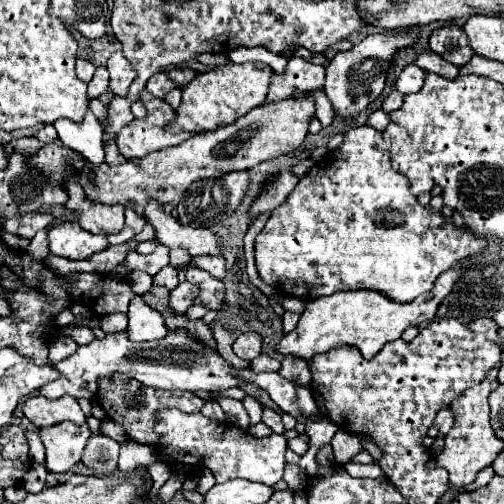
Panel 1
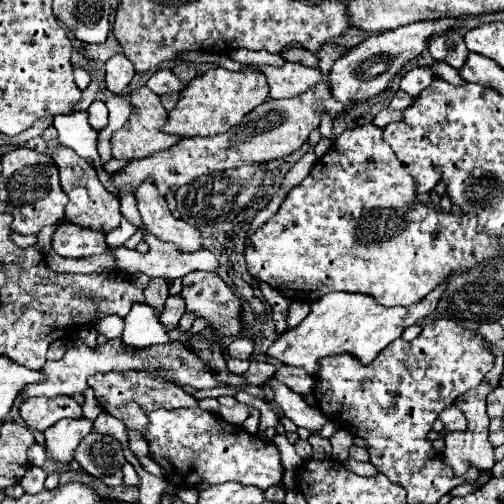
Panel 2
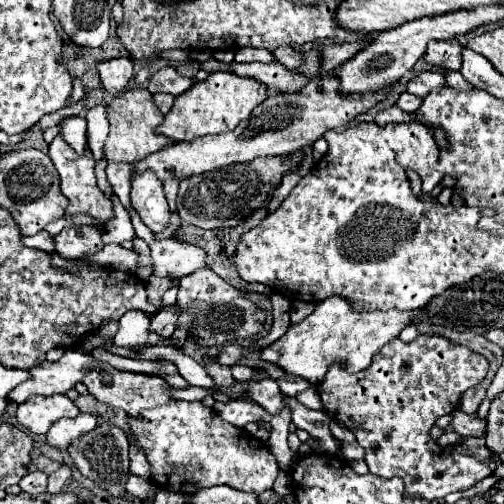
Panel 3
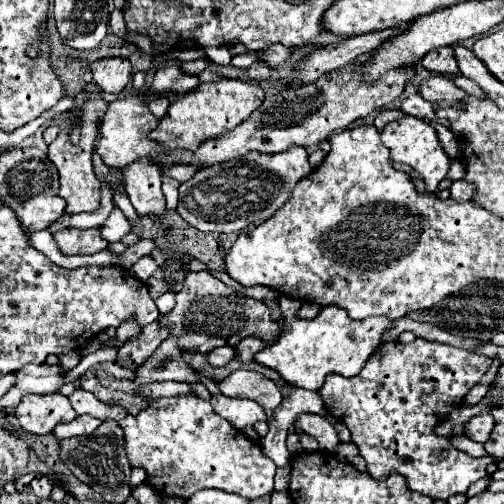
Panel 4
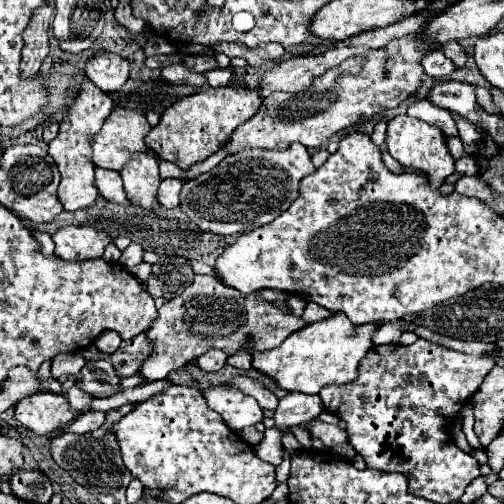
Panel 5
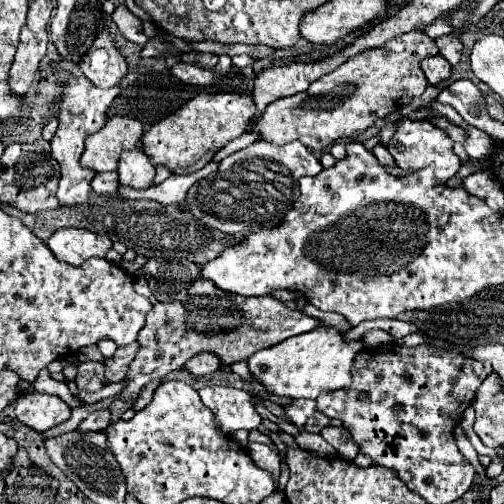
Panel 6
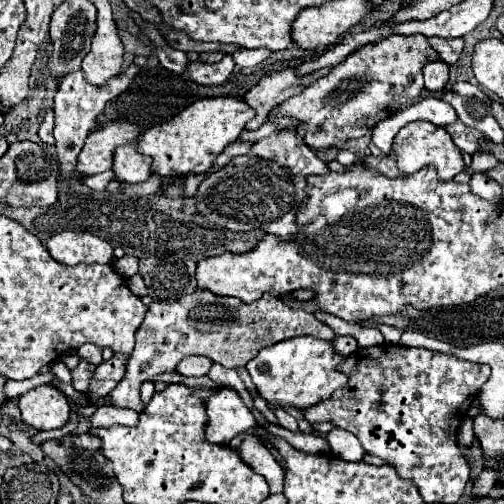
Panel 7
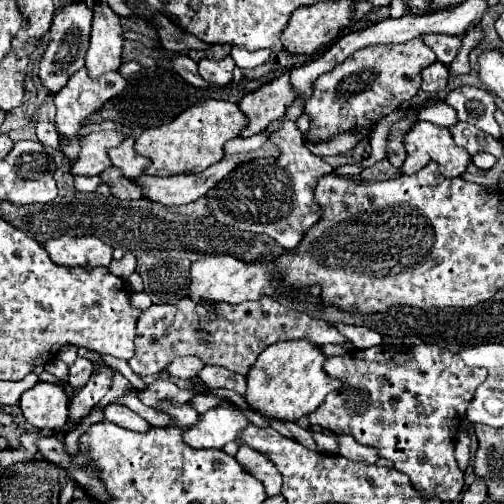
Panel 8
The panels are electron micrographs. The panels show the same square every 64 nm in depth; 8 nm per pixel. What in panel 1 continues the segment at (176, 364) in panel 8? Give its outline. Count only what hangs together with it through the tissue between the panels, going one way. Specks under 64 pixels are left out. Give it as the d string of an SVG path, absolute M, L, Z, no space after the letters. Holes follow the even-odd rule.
M256 332L240 334L240 336L234 340L232 350L234 350L236 356L240 356L240 358L244 358L244 360L250 362L250 360L254 360L254 358L260 354L260 350L262 350L262 338L260 338L260 334L256 334Z

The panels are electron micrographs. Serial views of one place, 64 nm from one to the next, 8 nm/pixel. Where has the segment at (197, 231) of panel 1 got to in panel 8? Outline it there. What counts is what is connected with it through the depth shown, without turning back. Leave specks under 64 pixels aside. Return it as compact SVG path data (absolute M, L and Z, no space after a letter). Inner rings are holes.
M128 136L120 142L120 146L110 148L108 150L110 162L112 166L116 166L118 170L122 170L122 174L126 178L136 178L144 172L144 168L148 166L148 158L140 156L138 152L134 152L134 138Z

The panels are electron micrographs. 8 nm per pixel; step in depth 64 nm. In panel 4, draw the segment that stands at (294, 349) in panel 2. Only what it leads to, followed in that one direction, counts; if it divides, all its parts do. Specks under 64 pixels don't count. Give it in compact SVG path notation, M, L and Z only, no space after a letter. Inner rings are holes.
M281 295L280 309L286 321L288 332L280 336L280 340L272 348L264 348L254 354L254 360L266 368L276 370L286 384L304 390L320 390L328 374L340 374L344 378L356 376L366 364L368 356L372 356L374 348L382 344L382 334L390 328L390 320L376 316L370 320L352 320L342 308L324 306L322 312L314 320L297 317L302 305L301 300Z

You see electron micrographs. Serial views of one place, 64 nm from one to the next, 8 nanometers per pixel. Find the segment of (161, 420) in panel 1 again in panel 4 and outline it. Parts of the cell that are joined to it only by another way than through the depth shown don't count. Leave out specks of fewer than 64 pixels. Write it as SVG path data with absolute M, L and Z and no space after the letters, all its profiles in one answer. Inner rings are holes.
M196 394L152 400L136 416L128 414L118 424L124 430L124 448L126 448L130 466L144 468L146 482L160 496L188 500L198 490L216 488L216 490L240 494L246 500L256 500L266 494L272 494L272 490L274 490L276 464L262 454L262 450L256 442L248 440L240 430L232 428L224 418L220 418L208 400L202 400Z

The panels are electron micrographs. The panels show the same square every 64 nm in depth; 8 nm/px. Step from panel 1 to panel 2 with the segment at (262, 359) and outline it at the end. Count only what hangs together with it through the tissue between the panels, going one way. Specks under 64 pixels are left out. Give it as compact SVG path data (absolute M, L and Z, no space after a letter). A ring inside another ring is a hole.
M250 362L250 370L246 372L246 380L252 386L262 386L272 376L274 376L274 366L266 362Z

